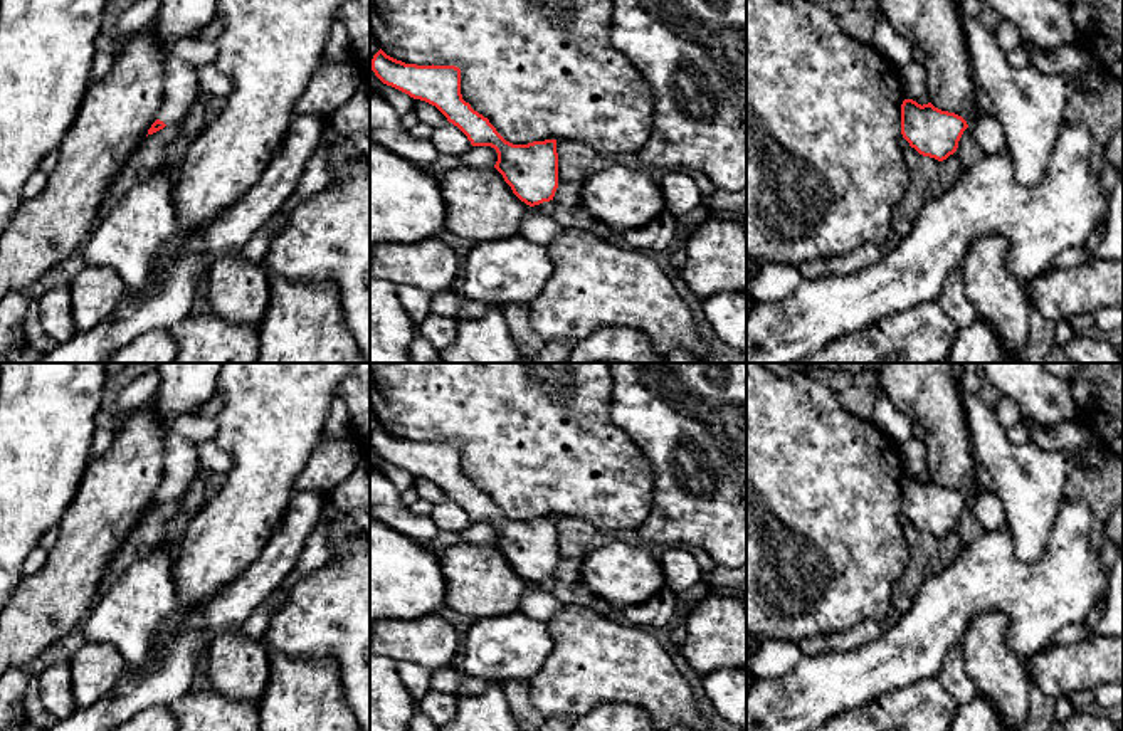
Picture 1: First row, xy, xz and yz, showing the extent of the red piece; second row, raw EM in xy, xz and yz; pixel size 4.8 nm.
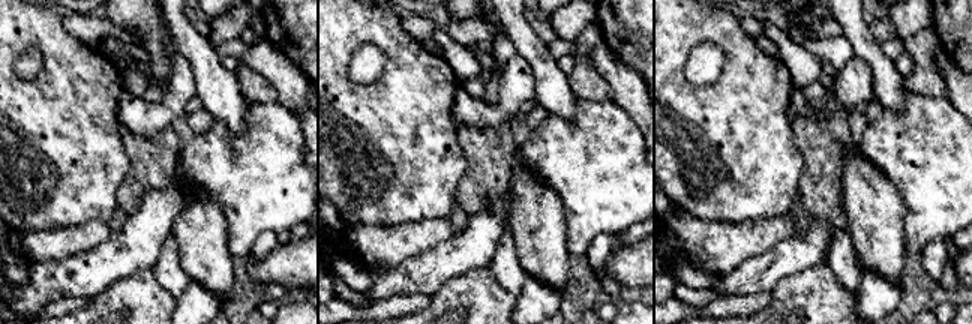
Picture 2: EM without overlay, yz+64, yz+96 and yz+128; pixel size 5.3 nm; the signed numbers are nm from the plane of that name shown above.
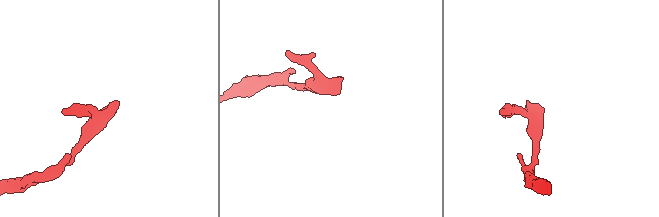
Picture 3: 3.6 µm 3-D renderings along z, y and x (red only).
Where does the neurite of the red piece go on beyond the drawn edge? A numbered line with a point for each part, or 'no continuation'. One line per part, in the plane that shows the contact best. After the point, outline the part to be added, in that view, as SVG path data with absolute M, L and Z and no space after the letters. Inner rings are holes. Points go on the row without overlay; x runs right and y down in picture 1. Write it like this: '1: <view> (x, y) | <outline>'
1: xy (182, 464) | M168 430L165 472L156 496L165 501L182 499L190 484L198 477L200 469L198 444Z

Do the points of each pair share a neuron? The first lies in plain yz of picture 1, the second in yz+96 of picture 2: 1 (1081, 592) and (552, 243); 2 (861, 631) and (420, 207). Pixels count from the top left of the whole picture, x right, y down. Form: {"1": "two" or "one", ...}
{"1": "two", "2": "two"}

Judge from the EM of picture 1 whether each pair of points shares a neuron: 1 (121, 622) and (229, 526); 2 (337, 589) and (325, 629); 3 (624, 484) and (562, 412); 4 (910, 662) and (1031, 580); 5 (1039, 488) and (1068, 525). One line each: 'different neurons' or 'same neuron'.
1: different neurons
2: same neuron
3: same neuron
4: same neuron
5: different neurons

